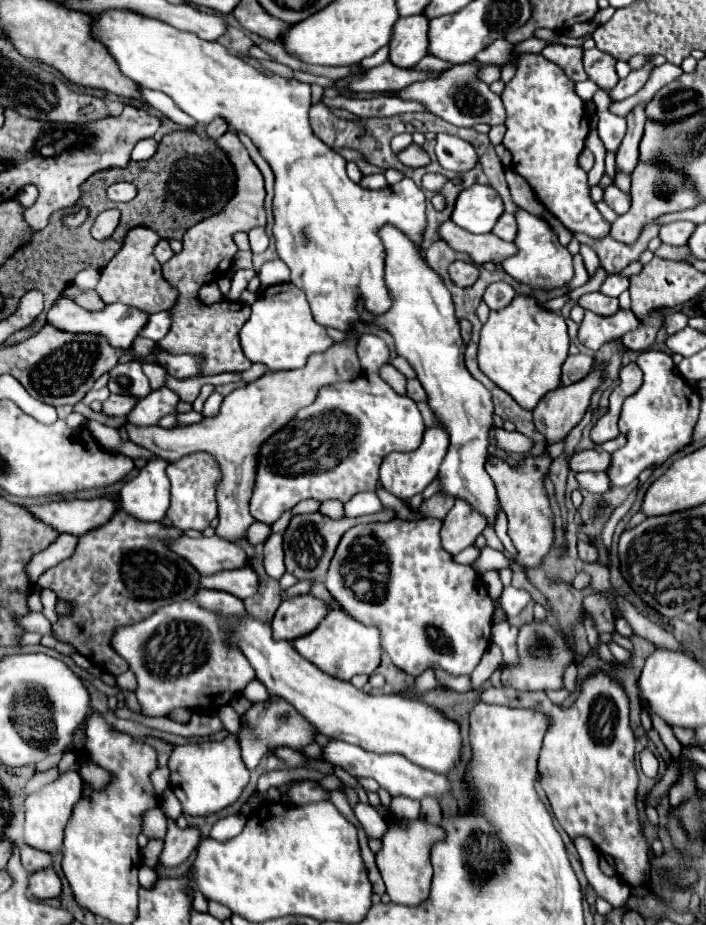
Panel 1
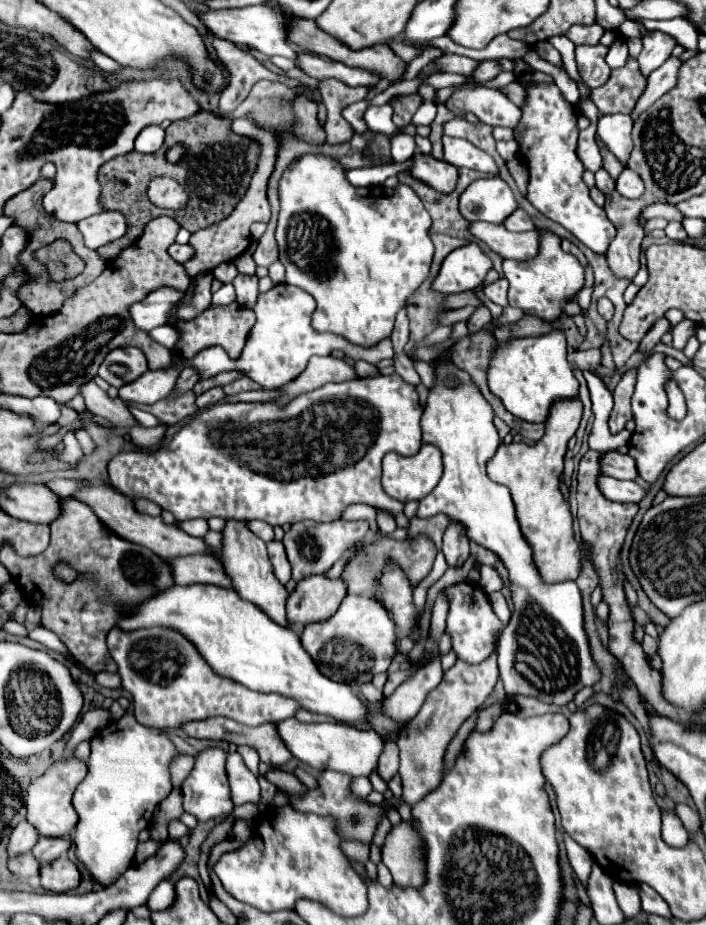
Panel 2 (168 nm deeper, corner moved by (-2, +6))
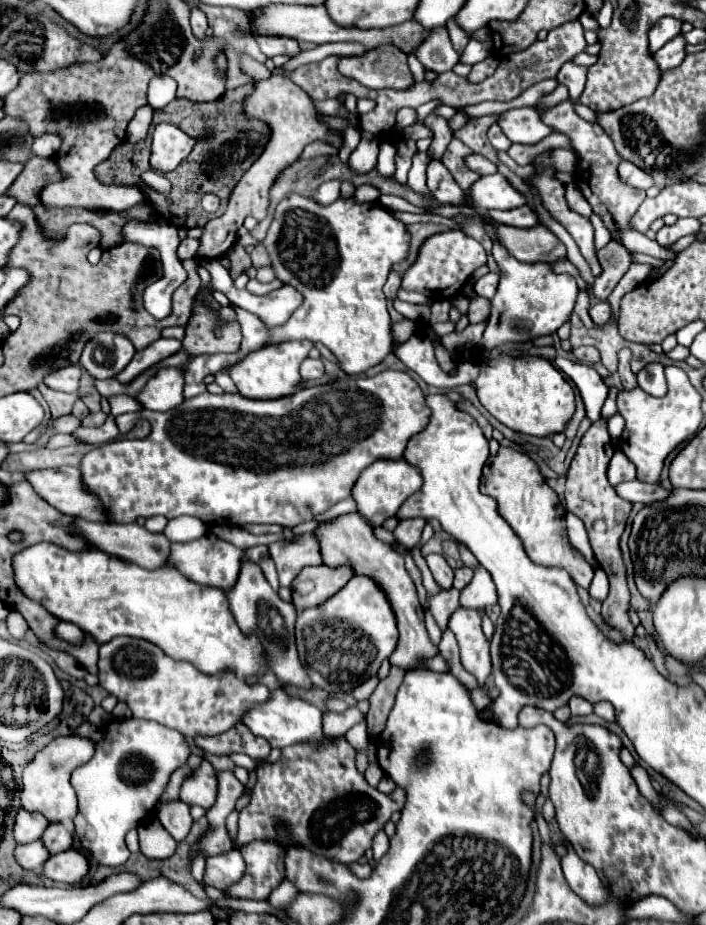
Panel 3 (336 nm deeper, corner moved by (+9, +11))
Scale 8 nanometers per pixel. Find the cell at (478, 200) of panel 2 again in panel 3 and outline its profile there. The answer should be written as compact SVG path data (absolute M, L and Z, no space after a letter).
M501 173L481 177L467 193L469 207L483 209L513 209L525 205L525 201L525 195L513 189L513 185L509 185Z

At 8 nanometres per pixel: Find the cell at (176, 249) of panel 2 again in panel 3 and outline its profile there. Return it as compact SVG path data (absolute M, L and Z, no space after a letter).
M187 237L185 241L181 241L181 245L179 245L179 249L177 249L177 257L179 257L181 261L185 261L185 259L195 259L195 261L199 261L197 249L199 249L199 239Z

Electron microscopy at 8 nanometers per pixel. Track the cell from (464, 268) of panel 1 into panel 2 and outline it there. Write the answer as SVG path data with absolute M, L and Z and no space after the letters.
M470 242L468 246L456 248L446 256L432 288L446 294L474 290L484 282L490 268L492 262L486 252L476 242Z

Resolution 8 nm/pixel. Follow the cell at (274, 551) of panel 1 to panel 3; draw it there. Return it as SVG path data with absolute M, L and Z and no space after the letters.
M257 545L257 547L247 549L247 551L245 551L245 559L251 561L251 563L255 563L255 565L259 565L261 571L263 571L263 575L265 575L265 579L269 581L269 585L271 585L275 591L279 591L277 571L275 571L275 565L273 565L273 561L271 561L269 551L267 551L265 545Z

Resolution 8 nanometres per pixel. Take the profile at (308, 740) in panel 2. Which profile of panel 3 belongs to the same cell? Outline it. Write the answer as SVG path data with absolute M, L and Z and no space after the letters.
M283 689L271 691L273 697L265 701L265 705L251 705L249 711L241 715L241 723L249 727L249 731L257 737L263 737L271 743L271 747L285 749L289 745L309 741L309 743L319 743L321 739L327 739L321 729L321 709L299 699L299 697L289 697Z

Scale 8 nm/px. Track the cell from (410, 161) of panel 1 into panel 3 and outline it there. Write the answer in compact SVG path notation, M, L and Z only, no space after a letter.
M431 159L427 165L427 187L435 195L435 199L443 205L453 205L453 207L465 207L465 193L463 189L455 183L447 167L439 159Z

